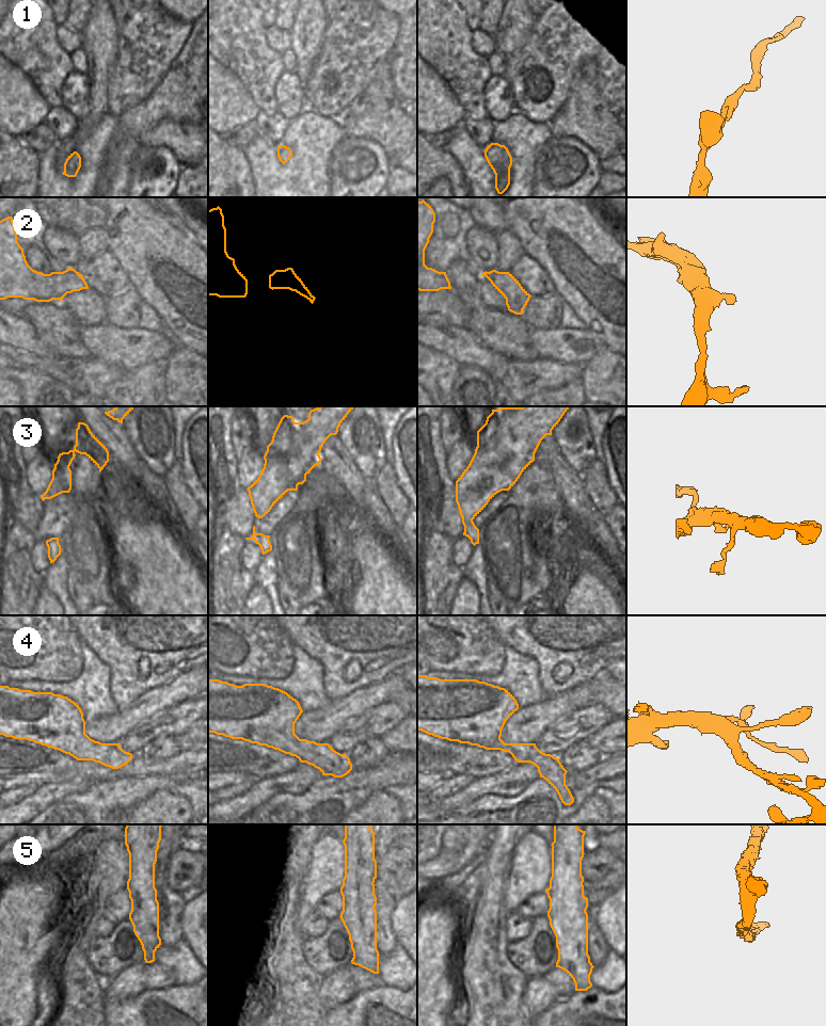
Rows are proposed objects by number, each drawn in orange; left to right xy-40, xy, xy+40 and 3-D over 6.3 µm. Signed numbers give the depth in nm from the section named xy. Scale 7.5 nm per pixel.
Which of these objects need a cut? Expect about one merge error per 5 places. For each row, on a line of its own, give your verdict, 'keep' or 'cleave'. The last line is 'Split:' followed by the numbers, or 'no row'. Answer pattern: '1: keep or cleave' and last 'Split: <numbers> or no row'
1: keep
2: keep
3: cleave
4: keep
5: keep
Split: 3

